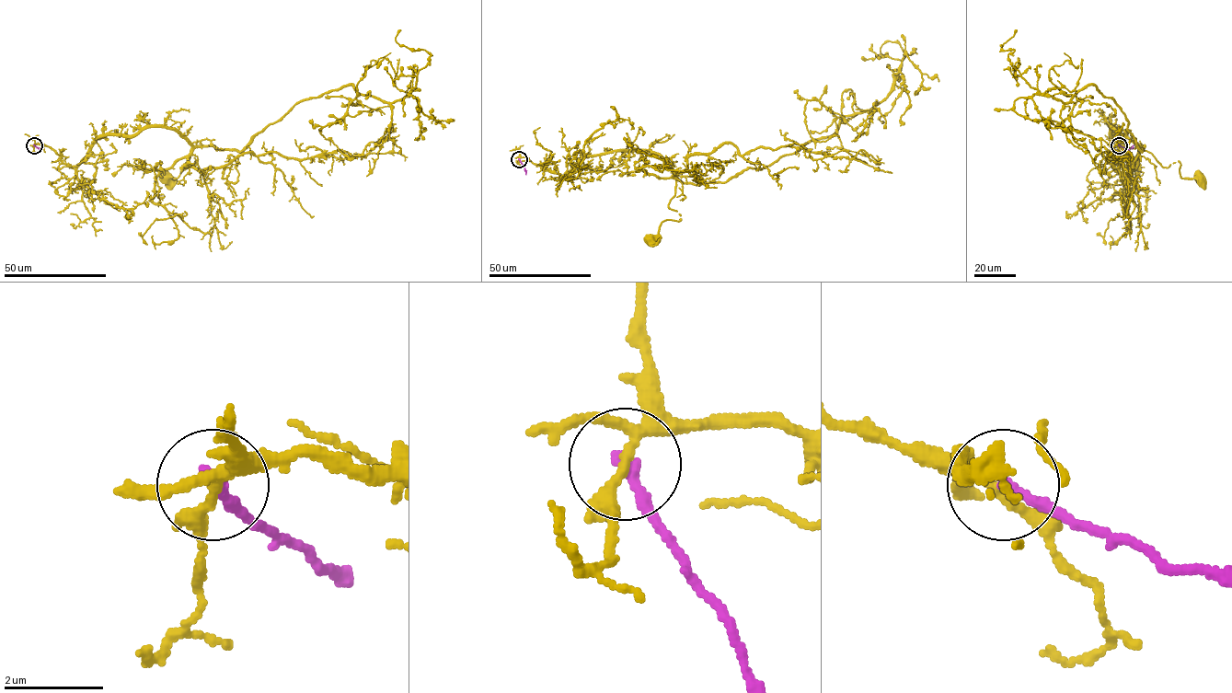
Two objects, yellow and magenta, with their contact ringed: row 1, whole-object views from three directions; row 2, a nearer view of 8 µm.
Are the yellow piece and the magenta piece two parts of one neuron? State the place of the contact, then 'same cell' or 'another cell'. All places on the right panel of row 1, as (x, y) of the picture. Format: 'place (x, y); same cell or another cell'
place (1119, 145); another cell

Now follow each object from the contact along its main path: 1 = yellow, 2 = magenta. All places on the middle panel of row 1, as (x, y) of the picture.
1: (519, 158), (565, 175), (587, 156), (657, 153), (676, 177), (669, 207), (681, 219), (664, 220), (649, 239)
2: (519, 158), (525, 174)

